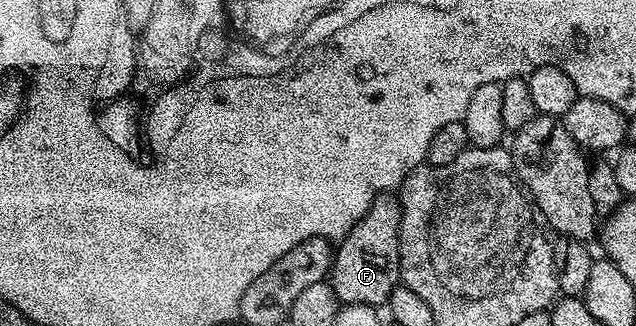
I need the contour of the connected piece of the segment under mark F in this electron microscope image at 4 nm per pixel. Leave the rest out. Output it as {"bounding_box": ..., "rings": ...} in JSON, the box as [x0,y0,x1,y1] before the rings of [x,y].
{"bounding_box":[329,190,403,306],"rings":[[[388,190],[375,197],[369,210],[346,234],[346,239],[359,240],[363,248],[355,248],[348,254],[345,249],[334,249],[333,263],[329,268],[329,283],[334,288],[337,298],[343,304],[369,304],[372,306],[386,305],[391,298],[391,291],[400,283],[399,279],[399,223],[403,221],[403,205],[394,191]]]}

